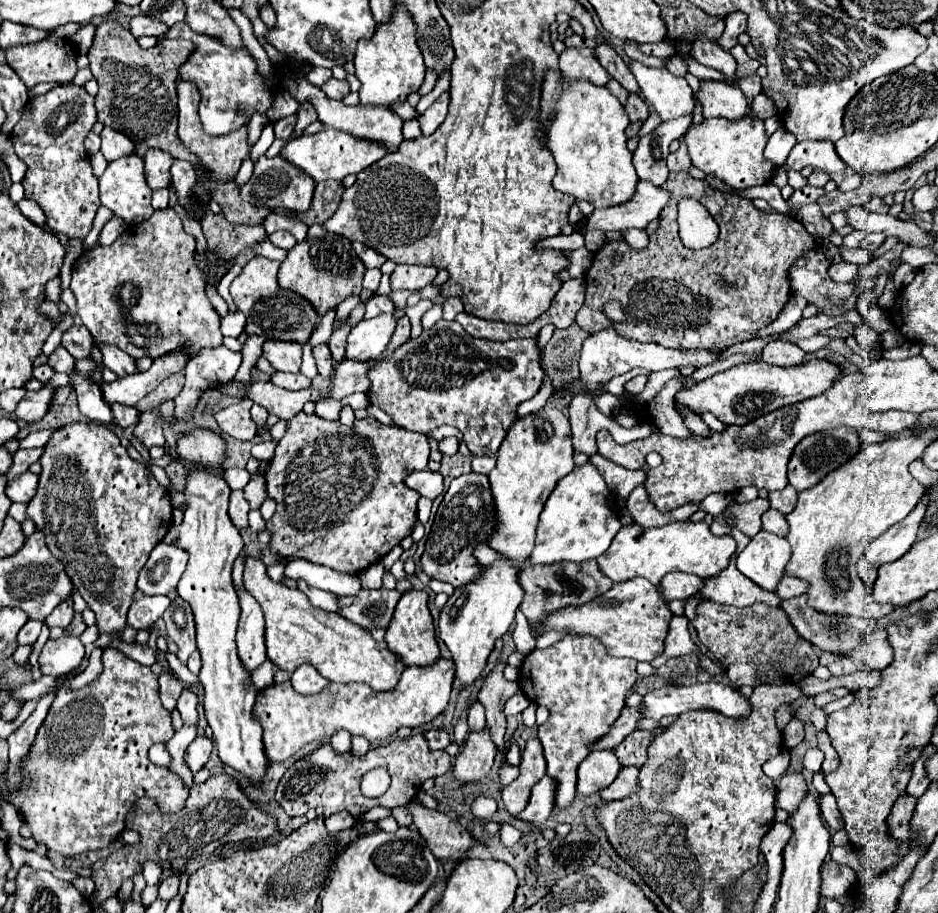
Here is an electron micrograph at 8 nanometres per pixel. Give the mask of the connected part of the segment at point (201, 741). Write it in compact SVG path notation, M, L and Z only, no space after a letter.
M205 735L201 737L195 737L195 741L187 747L187 753L185 753L185 761L189 765L189 769L193 773L197 773L199 769L205 767L205 763L209 761L209 755L211 755L211 749L213 749L213 741Z

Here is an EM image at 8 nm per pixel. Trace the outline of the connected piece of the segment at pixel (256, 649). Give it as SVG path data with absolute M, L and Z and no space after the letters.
M243 589L237 591L239 603L241 603L241 619L239 619L239 629L237 629L237 647L239 647L239 657L241 663L249 673L253 673L259 665L265 663L267 653L265 653L265 623L263 623L263 613L257 601Z

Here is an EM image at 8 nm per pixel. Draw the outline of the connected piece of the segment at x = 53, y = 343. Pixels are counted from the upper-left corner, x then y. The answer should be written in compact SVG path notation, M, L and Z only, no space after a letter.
M63 315L63 317L63 322L52 331L42 347L42 353L46 356L49 356L60 345L63 333L73 324L71 316Z

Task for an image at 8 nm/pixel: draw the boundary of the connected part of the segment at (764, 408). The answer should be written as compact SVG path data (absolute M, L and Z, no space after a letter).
M825 359L803 361L801 365L795 367L773 367L763 361L751 361L735 365L723 373L717 373L697 383L693 389L679 391L675 395L675 403L685 405L687 409L699 415L703 411L711 411L725 425L745 425L779 407L793 405L803 399L825 393L839 377L841 377L841 367Z

